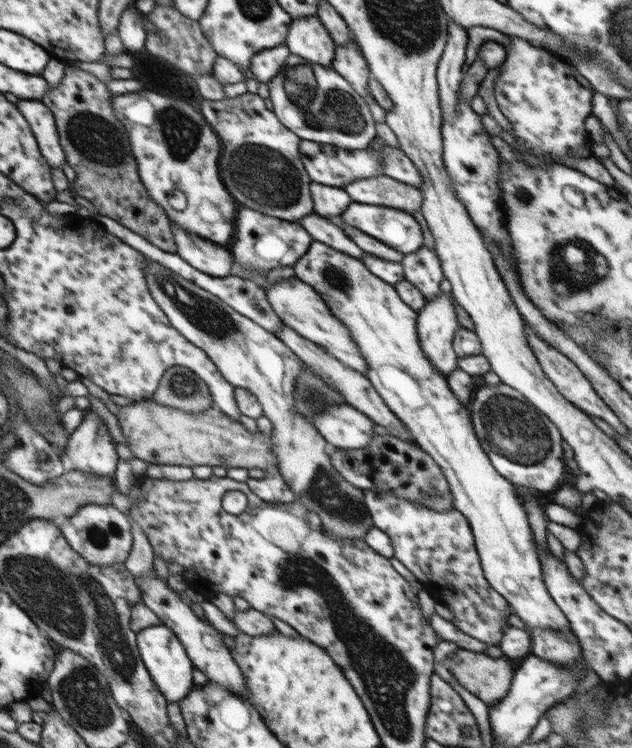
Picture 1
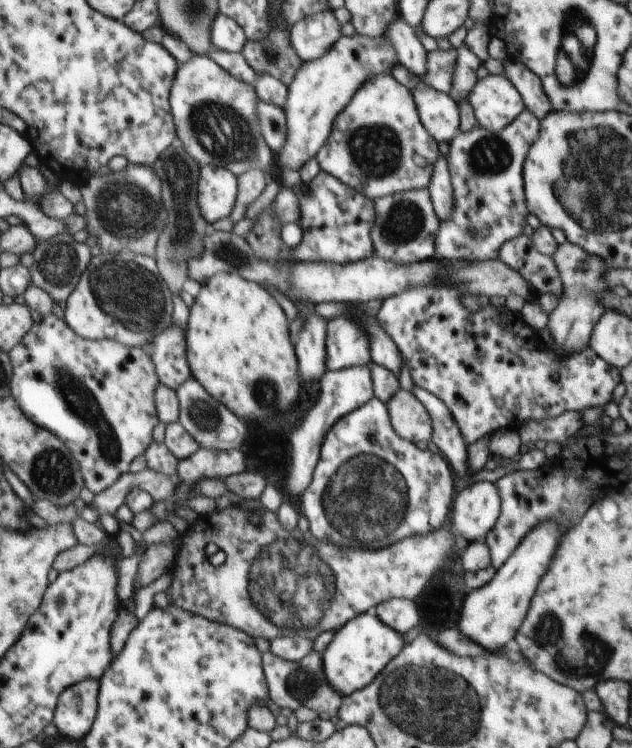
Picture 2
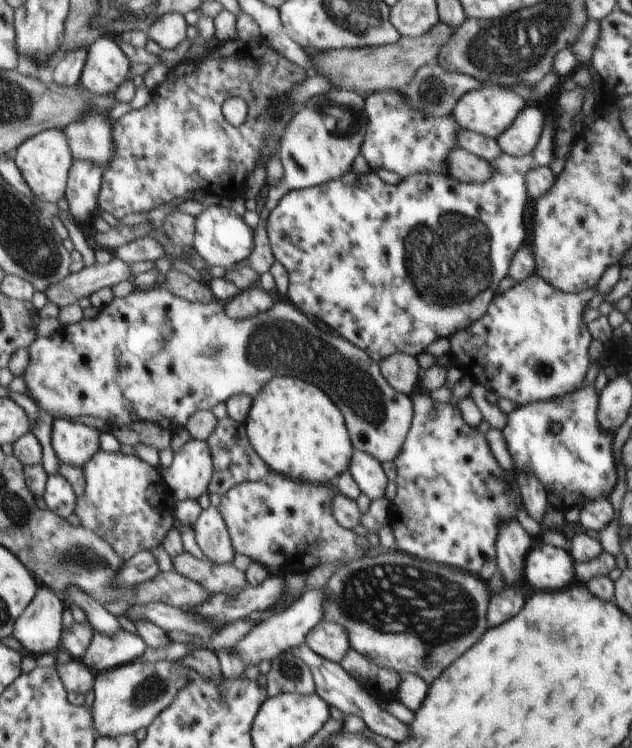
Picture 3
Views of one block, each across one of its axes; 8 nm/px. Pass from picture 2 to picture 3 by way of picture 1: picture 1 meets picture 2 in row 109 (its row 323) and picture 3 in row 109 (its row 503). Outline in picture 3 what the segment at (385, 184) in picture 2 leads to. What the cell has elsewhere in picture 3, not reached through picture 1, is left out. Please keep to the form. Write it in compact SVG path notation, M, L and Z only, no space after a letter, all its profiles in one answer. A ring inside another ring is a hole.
M486 83L476 90L470 90L463 94L453 108L451 114L456 118L462 129L468 129L488 138L497 139L509 126L512 126L516 116L524 110L530 102L524 100L516 92L512 92L509 87L494 83Z

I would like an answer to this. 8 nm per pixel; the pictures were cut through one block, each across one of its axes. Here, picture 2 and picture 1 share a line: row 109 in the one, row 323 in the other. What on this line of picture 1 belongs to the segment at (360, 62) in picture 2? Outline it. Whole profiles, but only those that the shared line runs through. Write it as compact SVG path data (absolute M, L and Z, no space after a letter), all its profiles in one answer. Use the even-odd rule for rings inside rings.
M292 276L278 282L278 284L272 284L270 288L266 288L265 292L274 312L284 325L318 346L326 348L326 352L340 360L344 366L366 375L366 372L369 371L368 363L366 363L364 355L360 354L358 343L352 339L350 329L336 318L336 315L330 311L330 307L324 302L322 295L316 292L312 286L302 282L298 277Z

